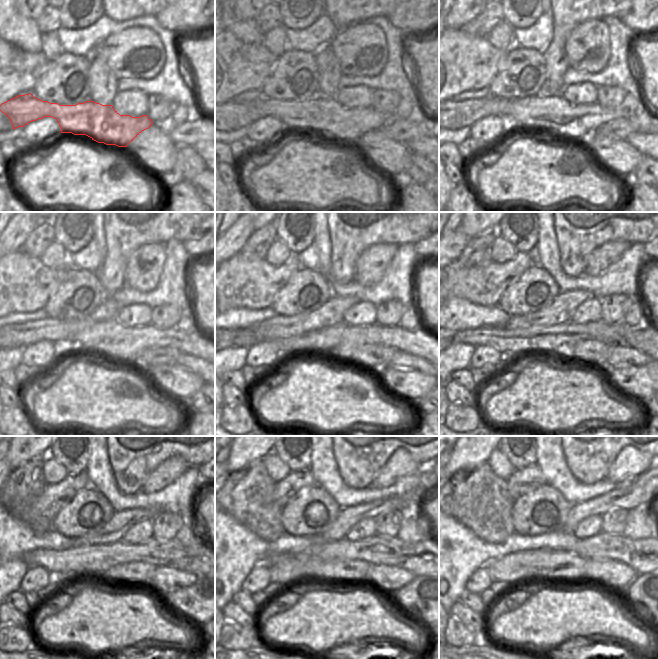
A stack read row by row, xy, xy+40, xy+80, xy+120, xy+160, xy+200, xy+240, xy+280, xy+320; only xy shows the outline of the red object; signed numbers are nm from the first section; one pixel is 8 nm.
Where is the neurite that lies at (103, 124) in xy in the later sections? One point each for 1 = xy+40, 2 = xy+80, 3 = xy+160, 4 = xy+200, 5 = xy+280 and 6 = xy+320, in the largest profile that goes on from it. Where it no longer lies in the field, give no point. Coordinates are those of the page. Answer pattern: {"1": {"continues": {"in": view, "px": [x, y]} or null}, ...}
{"1": {"continues": {"in": "xy+40", "px": [325, 115]}}, "2": {"continues": {"in": "xy+80", "px": [553, 113]}}, "3": {"continues": {"in": "xy+160", "px": [418, 343]}}, "4": {"continues": {"in": "xy+200", "px": [642, 341]}}, "5": {"continues": {"in": "xy+280", "px": [418, 571]}}, "6": {"continues": {"in": "xy+320", "px": [641, 570]}}}

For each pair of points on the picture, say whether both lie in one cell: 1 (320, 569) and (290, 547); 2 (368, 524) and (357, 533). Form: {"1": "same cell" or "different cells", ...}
{"1": "different cells", "2": "same cell"}

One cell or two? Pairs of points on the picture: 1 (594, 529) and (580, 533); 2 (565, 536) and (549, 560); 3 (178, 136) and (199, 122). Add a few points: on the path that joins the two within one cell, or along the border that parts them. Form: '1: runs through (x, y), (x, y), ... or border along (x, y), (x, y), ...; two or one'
1: runs through (591, 529), (583, 531); one
2: border along (533, 548), (561, 548), (572, 551); two
3: runs through (183, 135), (186, 135), (194, 127); one

